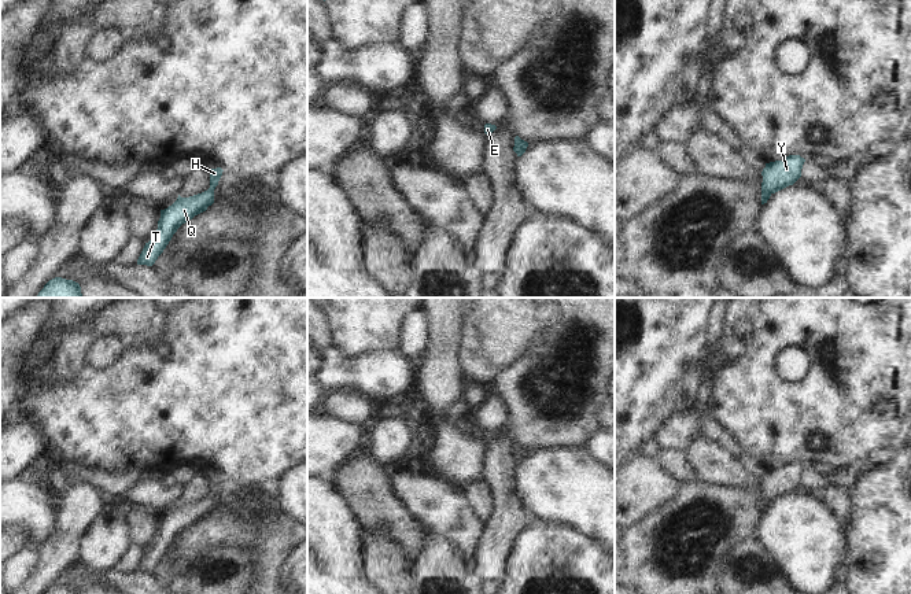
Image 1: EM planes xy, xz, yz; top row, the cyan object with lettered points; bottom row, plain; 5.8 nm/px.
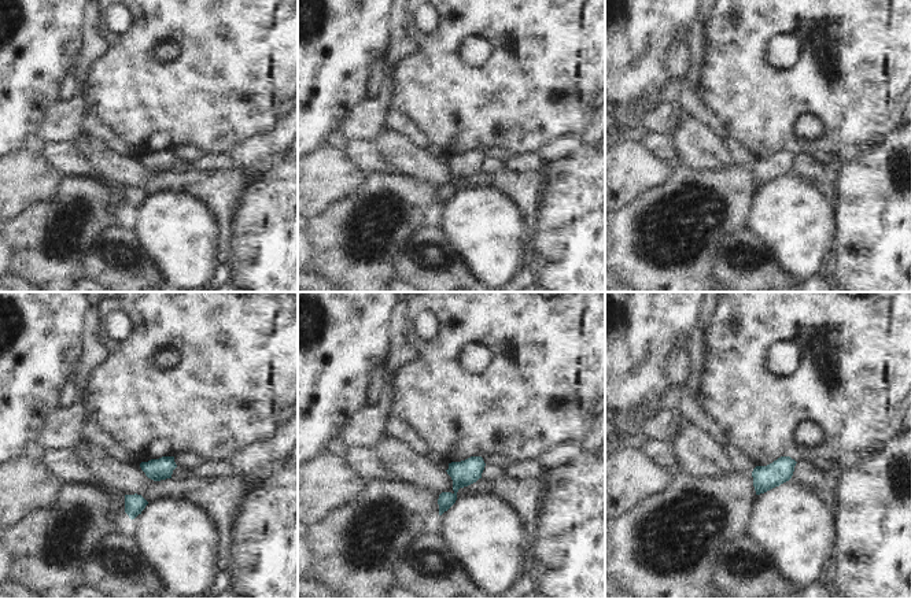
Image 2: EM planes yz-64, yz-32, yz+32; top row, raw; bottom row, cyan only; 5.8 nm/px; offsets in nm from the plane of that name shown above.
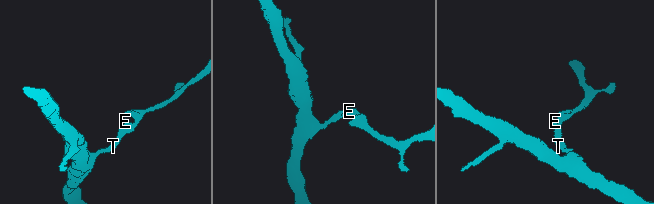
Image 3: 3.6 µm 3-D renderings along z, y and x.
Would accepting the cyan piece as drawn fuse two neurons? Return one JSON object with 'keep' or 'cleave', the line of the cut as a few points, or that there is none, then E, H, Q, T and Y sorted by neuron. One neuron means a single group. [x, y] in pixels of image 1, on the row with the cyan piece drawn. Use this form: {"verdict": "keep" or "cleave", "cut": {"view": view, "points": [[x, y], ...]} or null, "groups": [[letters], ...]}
{"verdict": "keep", "cut": null, "groups": [["E", "H", "Q", "T", "Y"]]}

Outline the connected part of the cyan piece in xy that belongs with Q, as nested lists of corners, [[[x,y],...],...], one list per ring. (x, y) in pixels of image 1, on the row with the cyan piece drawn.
[[[221,167],[206,170],[210,173],[210,188],[189,198],[181,198],[178,195],[177,200],[171,206],[161,210],[158,229],[152,239],[145,243],[137,259],[137,265],[152,266],[177,229],[195,215],[206,211],[207,207],[214,203],[214,189],[218,185],[224,170]]]

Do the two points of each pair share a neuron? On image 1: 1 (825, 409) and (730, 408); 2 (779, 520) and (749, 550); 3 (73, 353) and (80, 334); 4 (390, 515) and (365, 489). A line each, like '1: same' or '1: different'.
1: same
2: different
3: same
4: same

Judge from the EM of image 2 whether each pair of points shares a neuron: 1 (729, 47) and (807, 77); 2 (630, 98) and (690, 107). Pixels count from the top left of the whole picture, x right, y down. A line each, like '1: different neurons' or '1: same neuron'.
1: same neuron
2: different neurons

